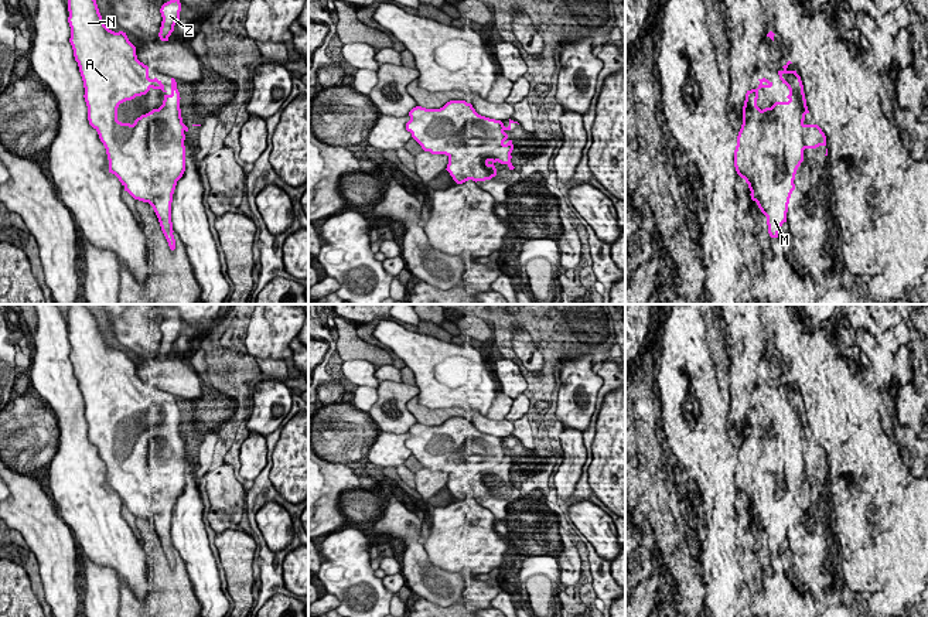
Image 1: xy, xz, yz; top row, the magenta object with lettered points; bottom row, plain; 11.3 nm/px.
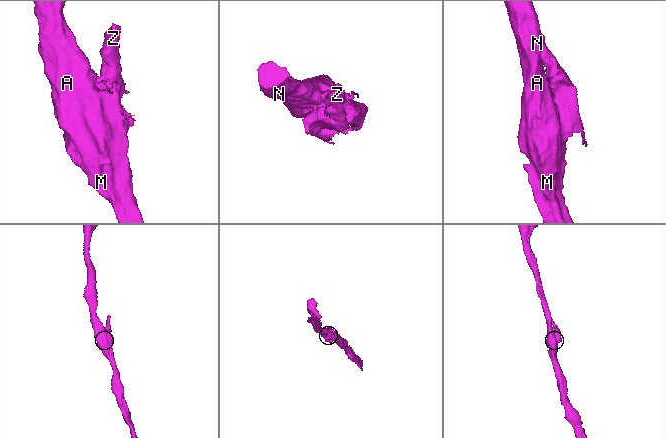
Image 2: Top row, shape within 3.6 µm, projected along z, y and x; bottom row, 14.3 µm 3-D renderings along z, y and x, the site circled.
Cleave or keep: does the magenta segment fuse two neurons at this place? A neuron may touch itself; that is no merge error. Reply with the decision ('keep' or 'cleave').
cleave

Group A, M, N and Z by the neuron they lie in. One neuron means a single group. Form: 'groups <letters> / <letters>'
groups A M N / Z

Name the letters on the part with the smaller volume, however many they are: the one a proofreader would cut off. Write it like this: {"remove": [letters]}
{"remove": ["Z"]}

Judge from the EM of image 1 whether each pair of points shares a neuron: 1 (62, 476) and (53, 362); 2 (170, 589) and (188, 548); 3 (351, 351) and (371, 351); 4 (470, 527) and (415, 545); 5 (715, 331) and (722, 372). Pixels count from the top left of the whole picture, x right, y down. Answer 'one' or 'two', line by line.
1: one
2: two
3: one
4: two
5: one

